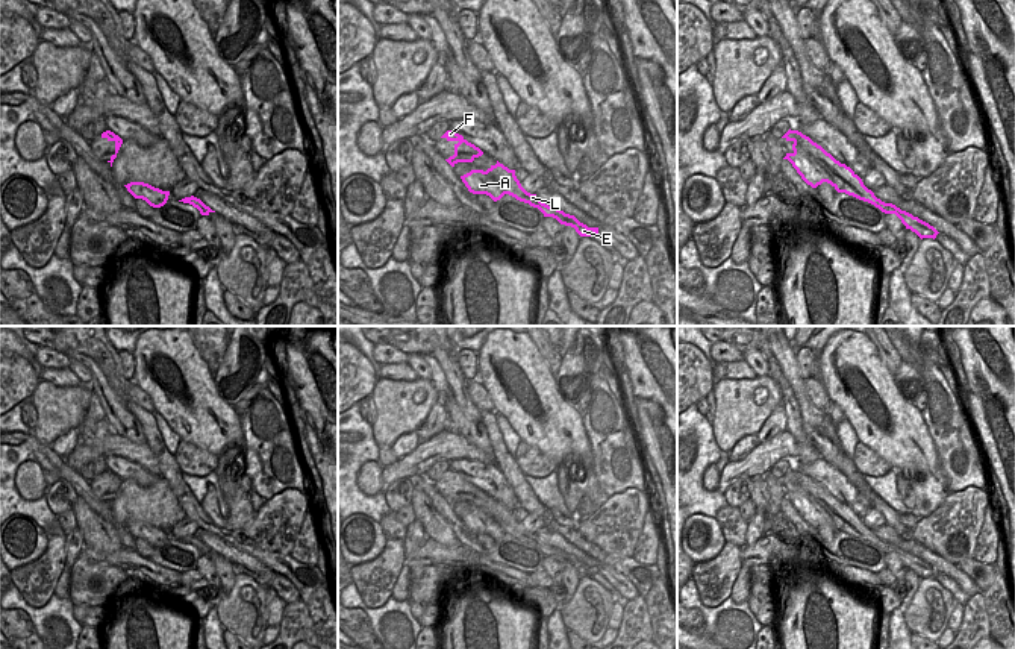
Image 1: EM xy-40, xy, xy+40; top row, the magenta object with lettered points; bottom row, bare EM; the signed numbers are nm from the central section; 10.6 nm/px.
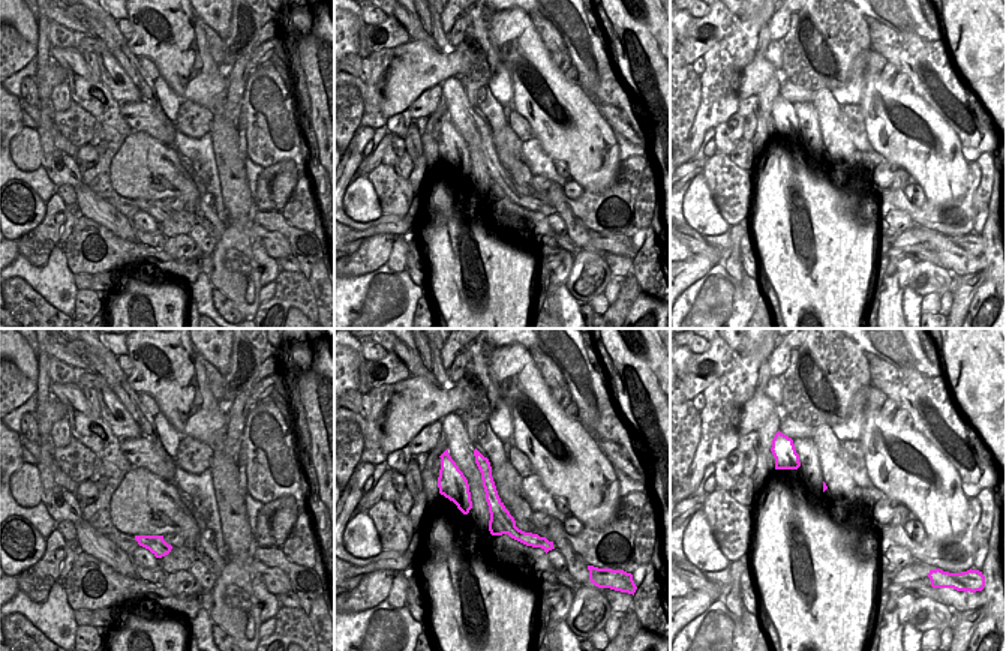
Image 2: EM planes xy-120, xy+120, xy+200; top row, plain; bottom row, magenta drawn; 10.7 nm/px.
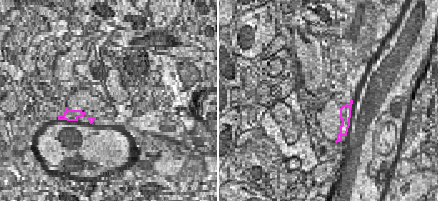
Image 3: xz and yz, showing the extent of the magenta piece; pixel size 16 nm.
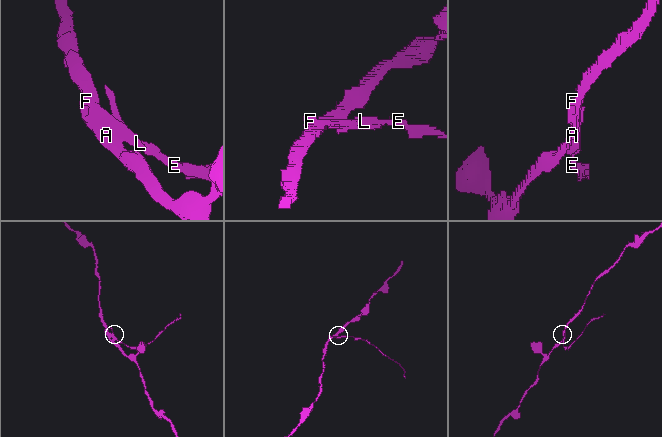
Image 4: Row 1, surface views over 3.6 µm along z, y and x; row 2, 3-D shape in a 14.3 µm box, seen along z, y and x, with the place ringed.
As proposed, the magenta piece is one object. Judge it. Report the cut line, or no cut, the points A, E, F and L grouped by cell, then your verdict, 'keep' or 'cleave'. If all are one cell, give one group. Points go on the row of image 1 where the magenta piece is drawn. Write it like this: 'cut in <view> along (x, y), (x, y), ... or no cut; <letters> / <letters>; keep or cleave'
cut in xy+40 along (812, 146), (815, 161), (835, 185); A F / E L; cleave

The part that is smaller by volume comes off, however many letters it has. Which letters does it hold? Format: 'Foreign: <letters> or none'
Foreign: E, L

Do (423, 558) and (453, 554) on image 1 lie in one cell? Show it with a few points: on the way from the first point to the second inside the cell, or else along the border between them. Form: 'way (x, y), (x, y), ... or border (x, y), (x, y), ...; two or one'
way (430, 554), (446, 554); one

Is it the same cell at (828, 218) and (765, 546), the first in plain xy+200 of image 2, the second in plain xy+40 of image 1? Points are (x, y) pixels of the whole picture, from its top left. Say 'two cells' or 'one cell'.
two cells

